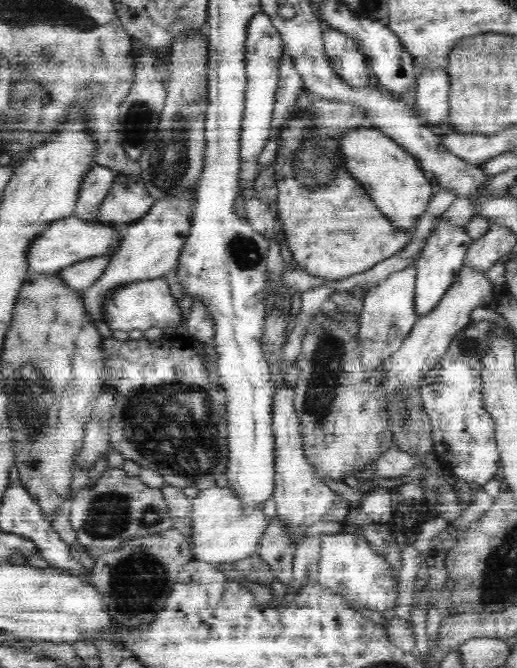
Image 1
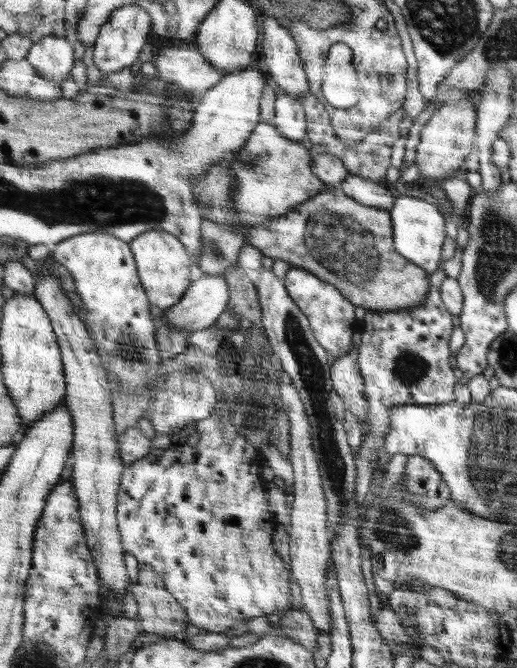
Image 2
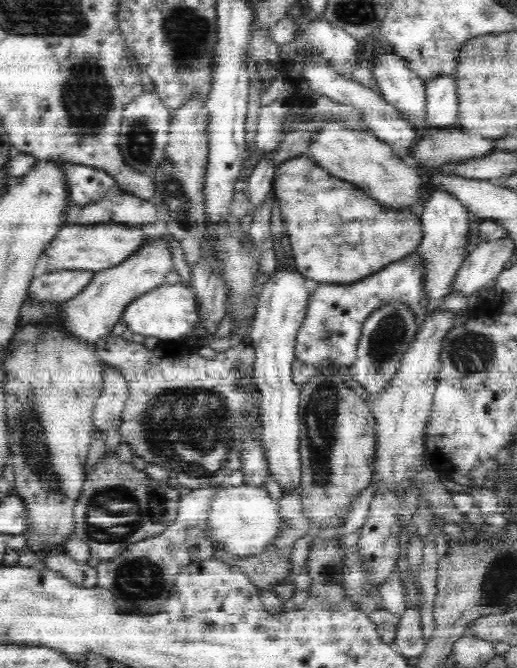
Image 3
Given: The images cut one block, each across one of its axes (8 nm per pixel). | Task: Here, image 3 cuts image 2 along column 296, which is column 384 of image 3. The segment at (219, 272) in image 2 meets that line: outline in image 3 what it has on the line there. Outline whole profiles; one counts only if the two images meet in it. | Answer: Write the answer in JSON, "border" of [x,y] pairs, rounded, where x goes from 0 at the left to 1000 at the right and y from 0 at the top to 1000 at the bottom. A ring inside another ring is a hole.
{"border":[[[627,181],[613,195],[588,234],[603,235],[648,266],[679,272],[708,290],[741,305],[750,314],[801,308],[816,269],[801,250],[781,246],[781,237],[762,232],[756,216],[735,210],[712,192],[685,192],[665,183]]]}

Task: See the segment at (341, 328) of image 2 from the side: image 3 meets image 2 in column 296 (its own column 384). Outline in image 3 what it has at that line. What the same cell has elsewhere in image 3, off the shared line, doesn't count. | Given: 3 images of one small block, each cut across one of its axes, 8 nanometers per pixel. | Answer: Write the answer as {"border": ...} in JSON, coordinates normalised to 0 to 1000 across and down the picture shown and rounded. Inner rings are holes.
{"border":[[[805,380],[779,385],[731,407],[681,424],[615,424],[615,430],[602,437],[590,478],[574,497],[571,512],[573,540],[596,545],[607,552],[623,540],[650,540],[650,552],[677,552],[689,542],[689,518],[696,512],[704,479],[739,455],[787,455],[803,470],[828,467],[828,452],[820,446],[820,406],[812,401],[812,388]]]}

